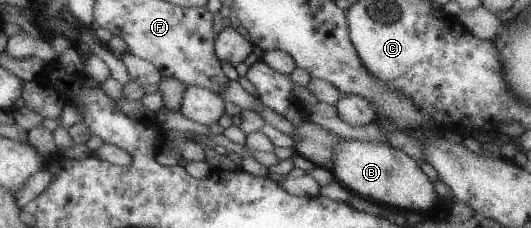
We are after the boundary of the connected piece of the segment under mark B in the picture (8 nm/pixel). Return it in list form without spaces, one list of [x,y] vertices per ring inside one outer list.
[[[340,138],[334,145],[331,173],[342,186],[382,207],[390,205],[407,212],[419,212],[441,204],[432,181],[421,171],[420,165],[406,153],[387,144]]]

